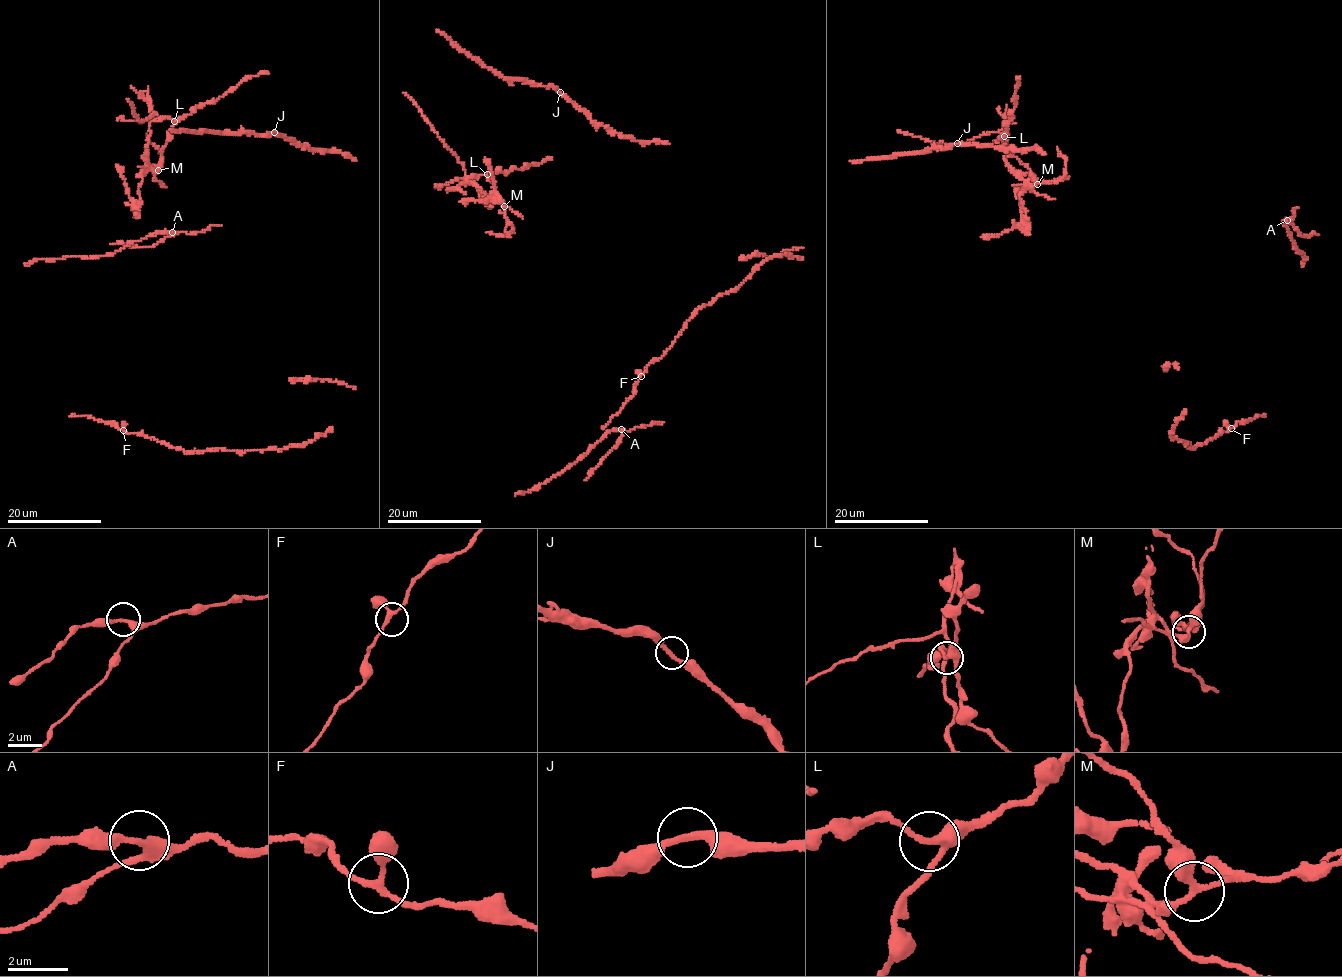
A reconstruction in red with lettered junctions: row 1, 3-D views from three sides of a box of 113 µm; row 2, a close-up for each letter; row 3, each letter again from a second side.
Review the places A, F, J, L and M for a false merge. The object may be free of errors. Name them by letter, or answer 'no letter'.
M

